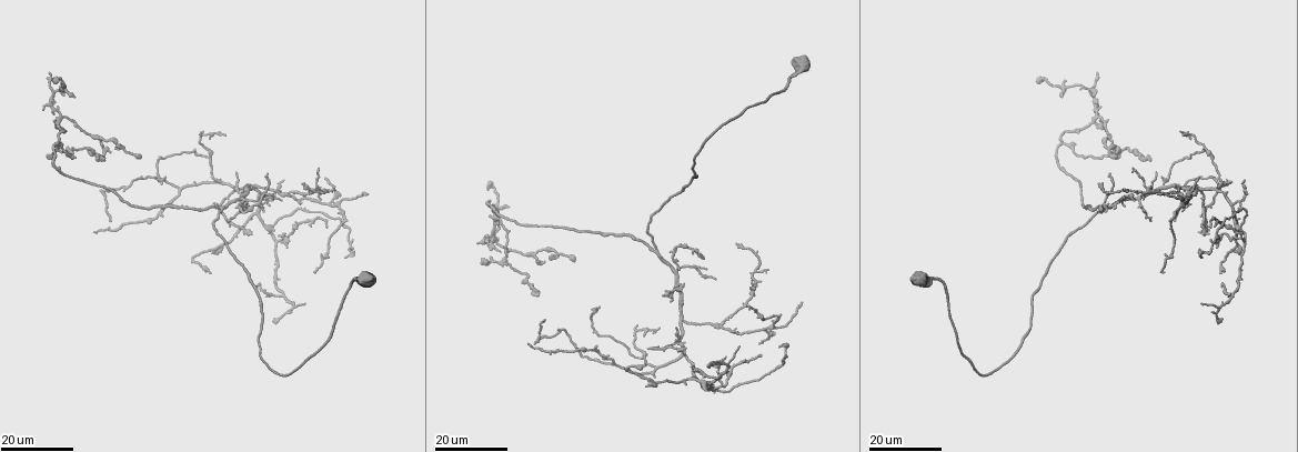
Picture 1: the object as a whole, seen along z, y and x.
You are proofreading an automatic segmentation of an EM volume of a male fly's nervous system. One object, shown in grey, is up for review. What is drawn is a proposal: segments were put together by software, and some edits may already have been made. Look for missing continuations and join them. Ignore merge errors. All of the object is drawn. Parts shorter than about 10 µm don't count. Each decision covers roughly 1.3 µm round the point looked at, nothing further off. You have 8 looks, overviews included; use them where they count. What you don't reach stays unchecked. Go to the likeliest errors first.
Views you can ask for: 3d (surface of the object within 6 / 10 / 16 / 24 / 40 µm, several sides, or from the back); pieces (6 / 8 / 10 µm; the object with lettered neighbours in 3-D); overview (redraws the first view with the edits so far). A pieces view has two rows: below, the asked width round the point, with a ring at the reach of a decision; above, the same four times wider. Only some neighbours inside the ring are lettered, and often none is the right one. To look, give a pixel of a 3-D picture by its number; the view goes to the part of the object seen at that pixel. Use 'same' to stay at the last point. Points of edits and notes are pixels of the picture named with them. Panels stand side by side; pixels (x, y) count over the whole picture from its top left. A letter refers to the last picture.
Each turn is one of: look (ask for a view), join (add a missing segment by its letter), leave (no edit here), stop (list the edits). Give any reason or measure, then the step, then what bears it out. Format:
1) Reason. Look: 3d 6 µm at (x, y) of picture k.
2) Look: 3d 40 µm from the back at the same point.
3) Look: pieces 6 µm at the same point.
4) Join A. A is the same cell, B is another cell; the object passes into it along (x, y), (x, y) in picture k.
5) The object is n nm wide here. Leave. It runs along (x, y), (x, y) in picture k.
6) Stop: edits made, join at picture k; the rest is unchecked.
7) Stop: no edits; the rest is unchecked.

Branch stops here. Look: 3d 16 µm at (1159, 195) of picture 1.

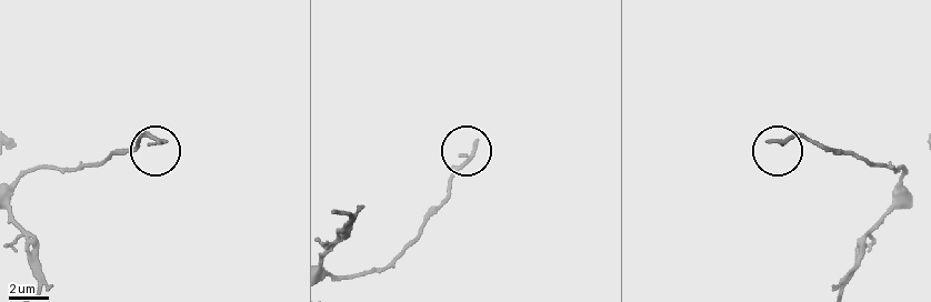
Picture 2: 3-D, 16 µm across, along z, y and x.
Look: pieces 10 µm at (768, 141) of picture 2.

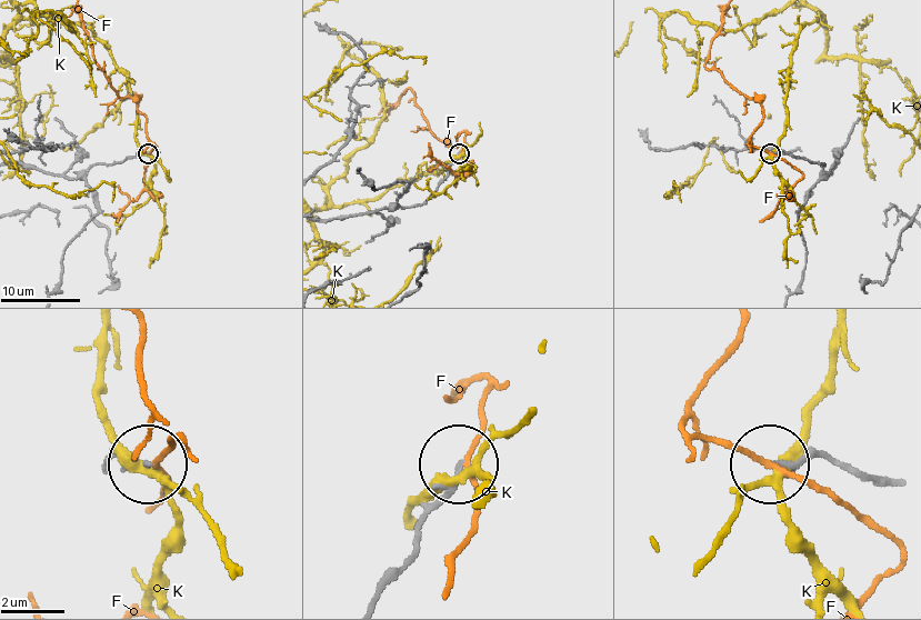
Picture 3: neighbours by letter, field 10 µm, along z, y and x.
Leave. F and K are other cells; it runs along (354, 214), (420, 204), (443, 179), (458, 154) in picture 3; none of them fits.

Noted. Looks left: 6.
An open end. Look: 3d 24 µm at (211, 272) of picture 1.

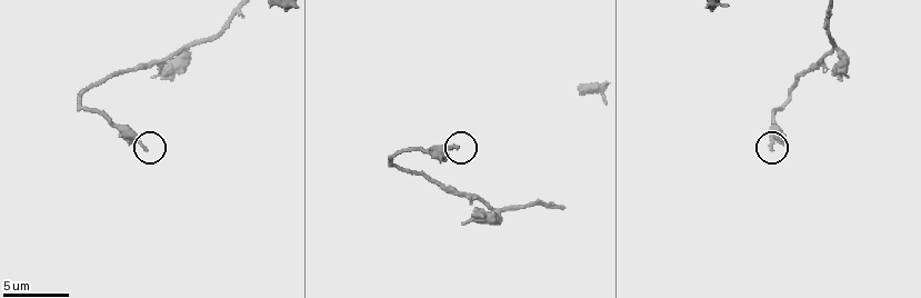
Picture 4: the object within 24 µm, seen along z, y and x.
Look: pieces 8 µm at (772, 151) of picture 4.

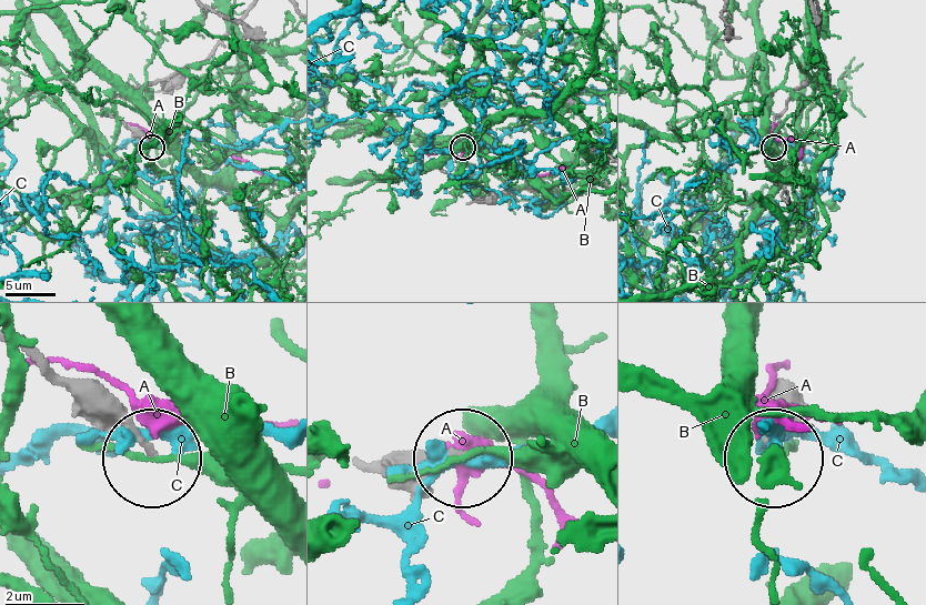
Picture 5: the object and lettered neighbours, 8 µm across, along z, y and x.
Leave. A, B and C are other cells; none of them fits.

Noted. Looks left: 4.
Free end. Look: 3d 24 µm at (326, 179) of picture 1.

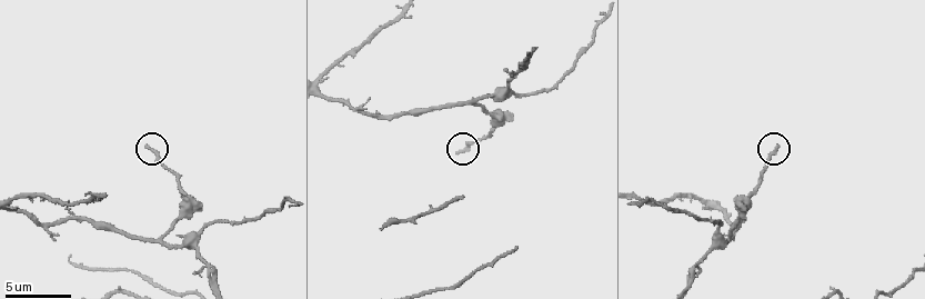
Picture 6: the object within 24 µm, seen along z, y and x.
Look: 3d 6 µm at (459, 149) of picture 6.

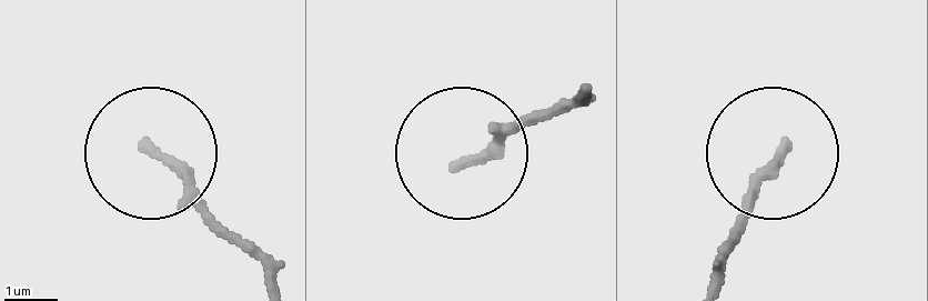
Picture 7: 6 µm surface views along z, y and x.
Look: pieces 10 µm at (145, 144) of picture 7.

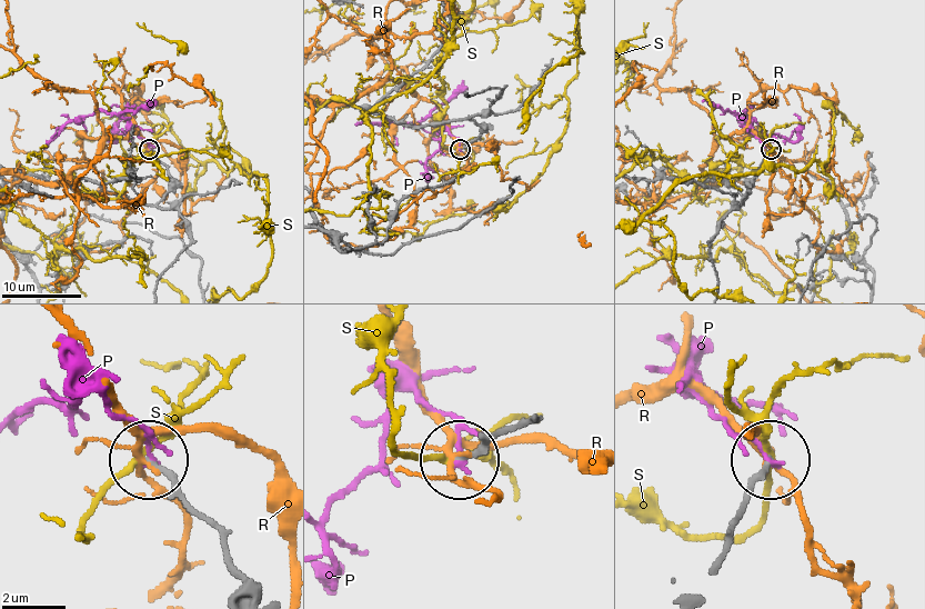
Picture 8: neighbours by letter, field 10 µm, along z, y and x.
Leave. P, R and S are other cells; it runs along (529, 416), (460, 456) in picture 8; none of them fits.

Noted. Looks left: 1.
Stop: no edits; the rest is unchecked.

